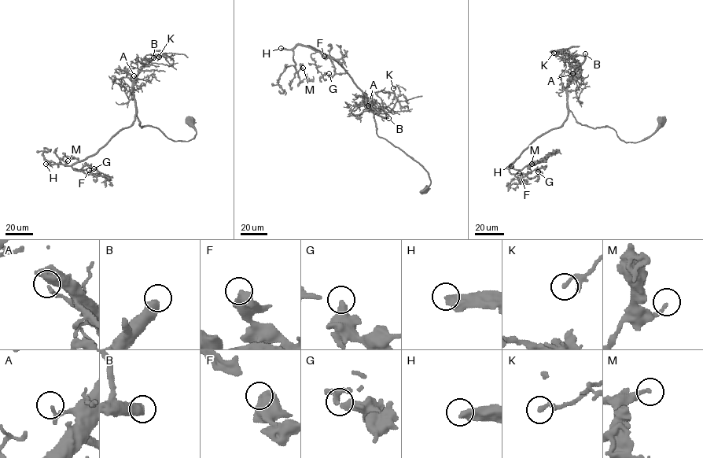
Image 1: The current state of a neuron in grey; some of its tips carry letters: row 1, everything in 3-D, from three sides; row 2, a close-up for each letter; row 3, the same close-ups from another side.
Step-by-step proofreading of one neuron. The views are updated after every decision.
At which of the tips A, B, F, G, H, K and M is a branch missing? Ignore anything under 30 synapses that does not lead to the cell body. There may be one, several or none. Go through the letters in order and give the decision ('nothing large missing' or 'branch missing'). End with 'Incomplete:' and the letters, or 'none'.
A: nothing large missing
B: branch missing
F: nothing large missing
G: nothing large missing
H: branch missing
K: nothing large missing
M: nothing large missing
Incomplete: B, H

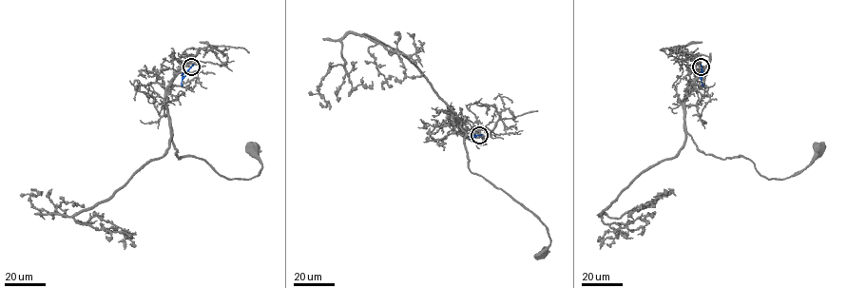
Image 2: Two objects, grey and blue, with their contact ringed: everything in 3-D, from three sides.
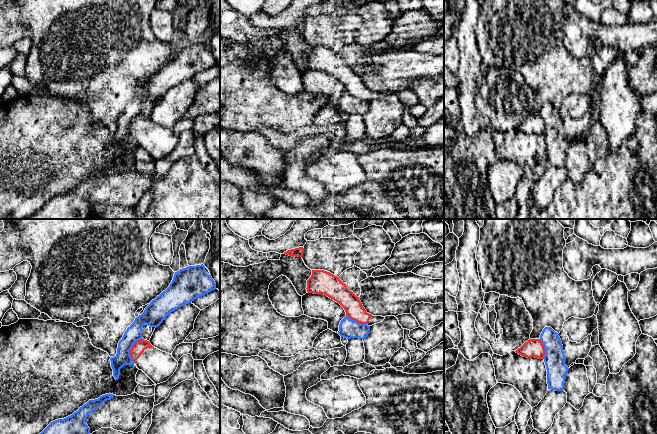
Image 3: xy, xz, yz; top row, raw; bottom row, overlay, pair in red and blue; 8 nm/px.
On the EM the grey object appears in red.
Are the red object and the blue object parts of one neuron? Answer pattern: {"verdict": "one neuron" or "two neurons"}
{"verdict": "two neurons"}

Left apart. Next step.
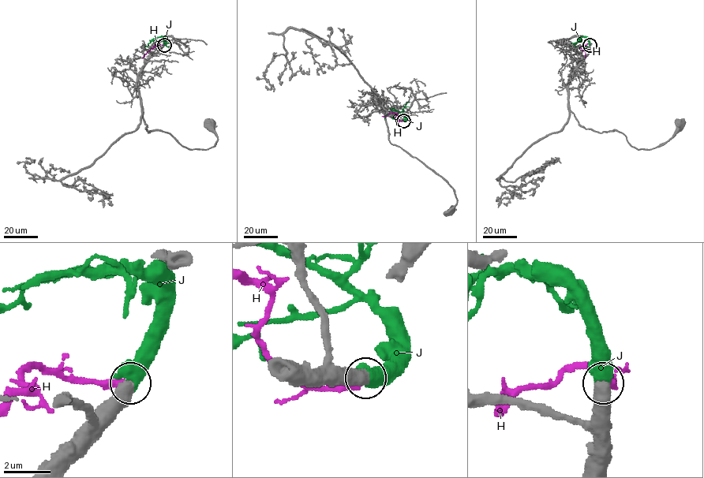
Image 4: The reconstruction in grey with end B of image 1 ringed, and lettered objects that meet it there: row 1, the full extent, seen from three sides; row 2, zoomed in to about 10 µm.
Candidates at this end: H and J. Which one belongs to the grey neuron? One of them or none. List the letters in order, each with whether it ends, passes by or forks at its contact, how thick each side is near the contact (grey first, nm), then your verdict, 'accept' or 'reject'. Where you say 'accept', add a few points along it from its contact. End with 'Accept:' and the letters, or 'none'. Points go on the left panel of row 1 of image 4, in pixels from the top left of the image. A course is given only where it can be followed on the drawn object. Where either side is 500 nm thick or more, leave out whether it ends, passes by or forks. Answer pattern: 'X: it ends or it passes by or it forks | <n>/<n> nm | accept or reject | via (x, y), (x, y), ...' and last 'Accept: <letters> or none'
H: 650/320 nm | reject
J: 600/650 nm | accept | via (164, 45), (166, 38), (158, 37), (145, 46)
Accept: J

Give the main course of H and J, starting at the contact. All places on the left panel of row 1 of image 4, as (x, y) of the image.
H: (163, 45), (157, 43), (142, 57)
J: (164, 45), (166, 38), (158, 37), (145, 46)

